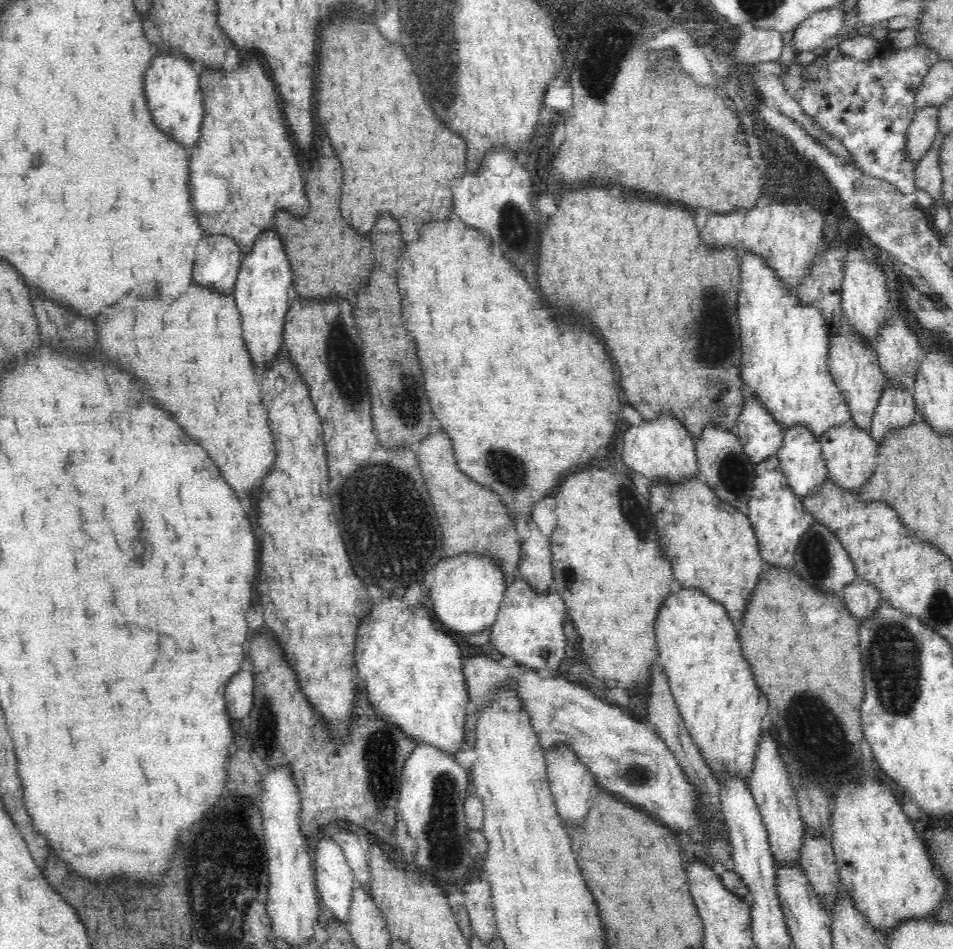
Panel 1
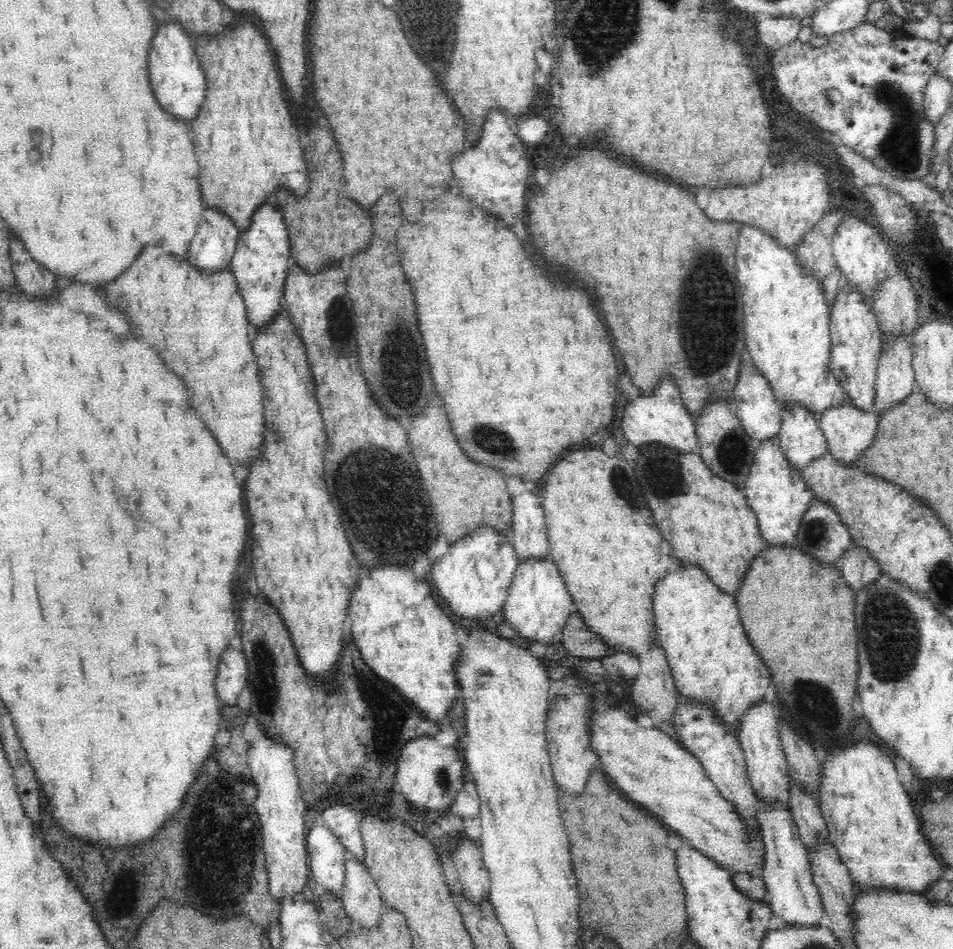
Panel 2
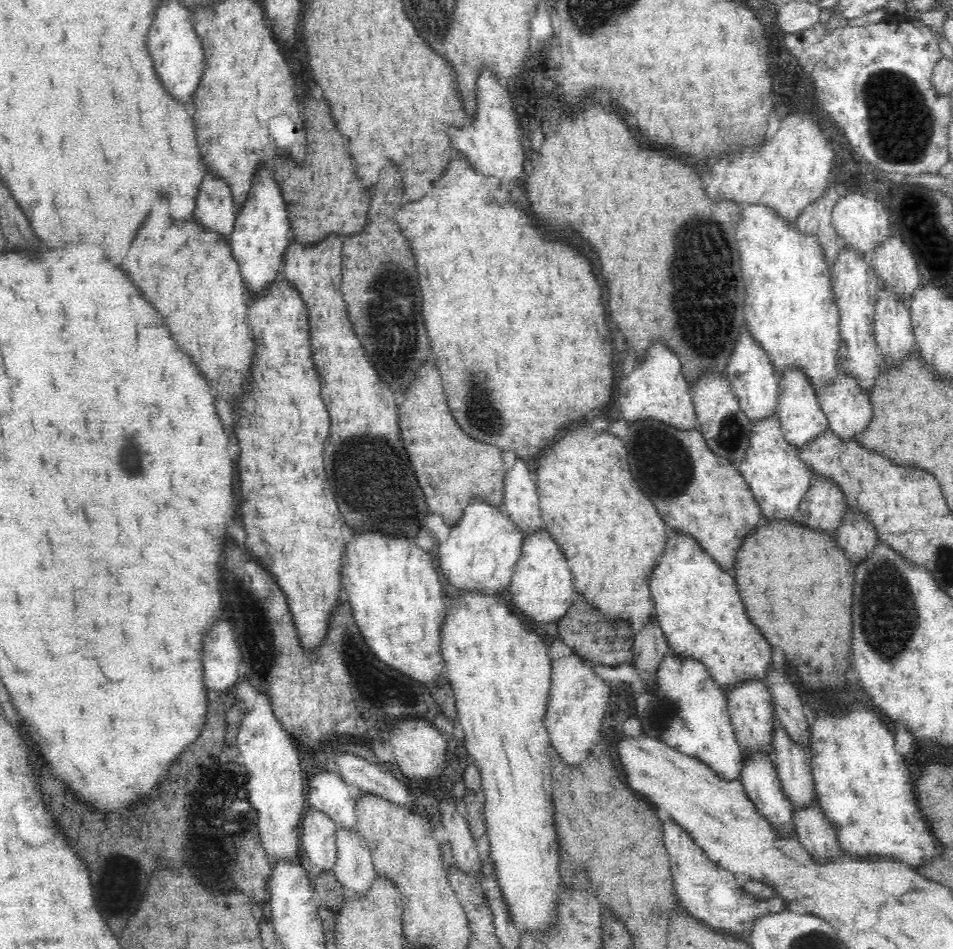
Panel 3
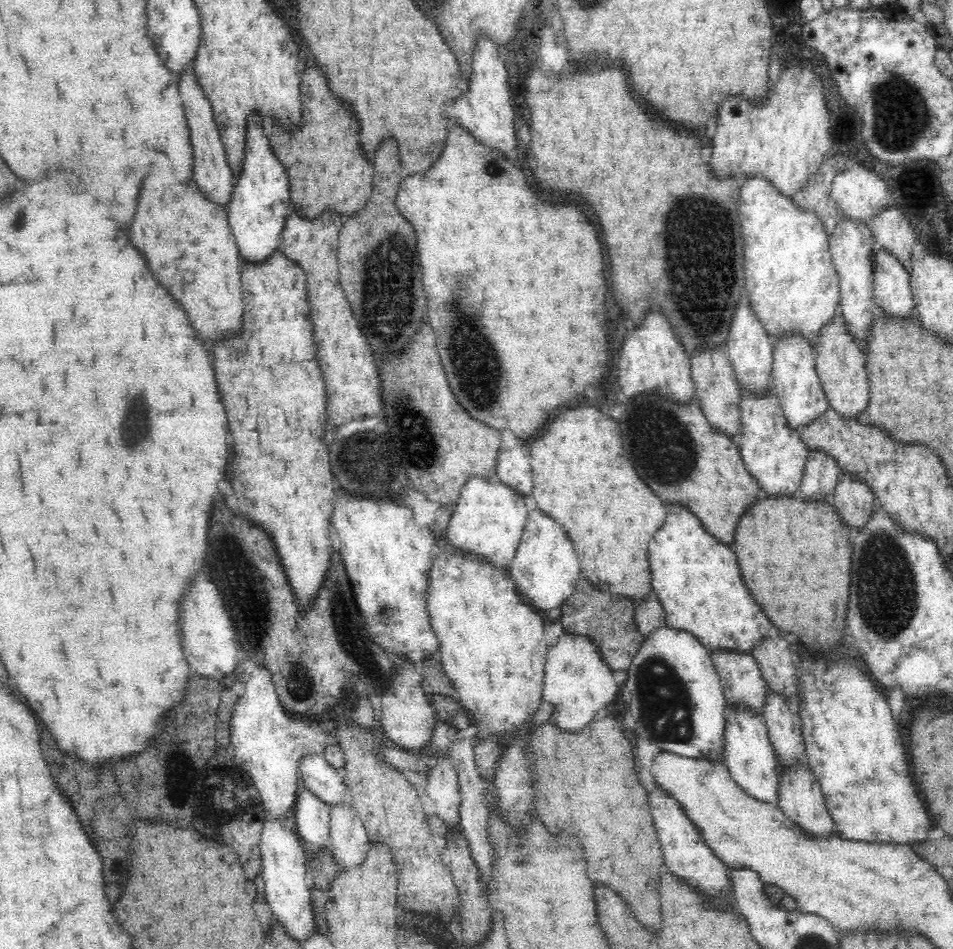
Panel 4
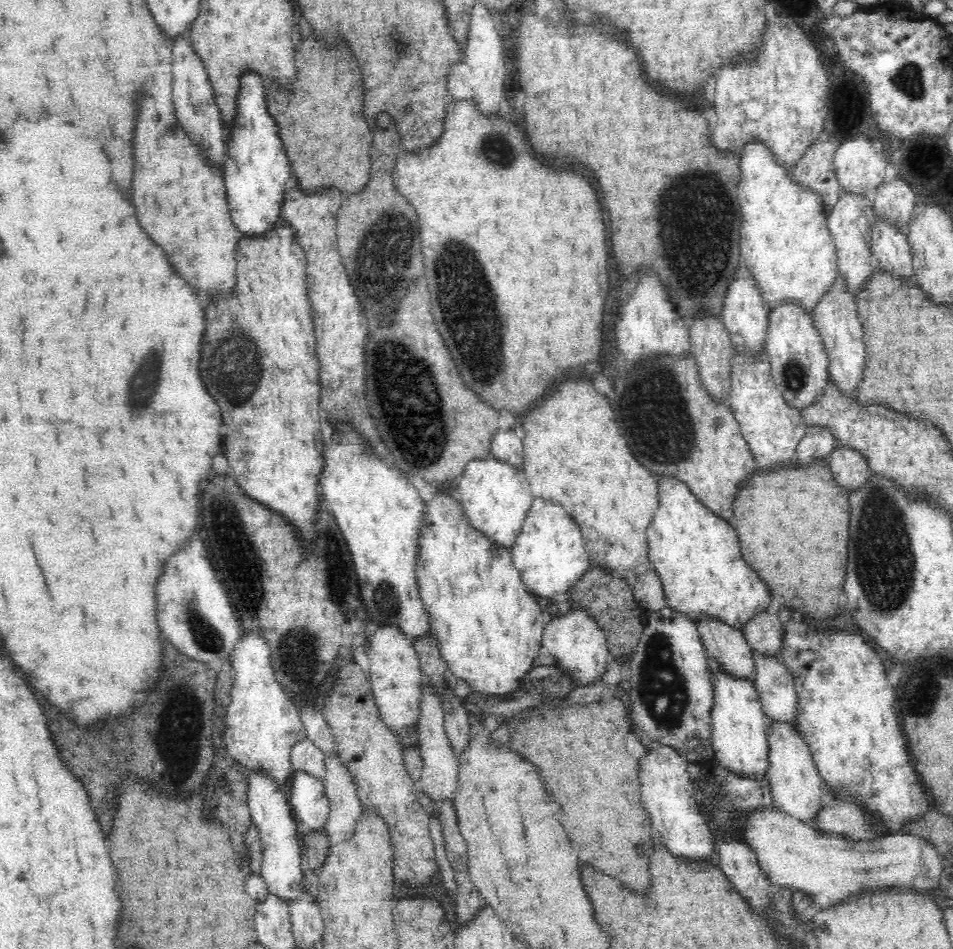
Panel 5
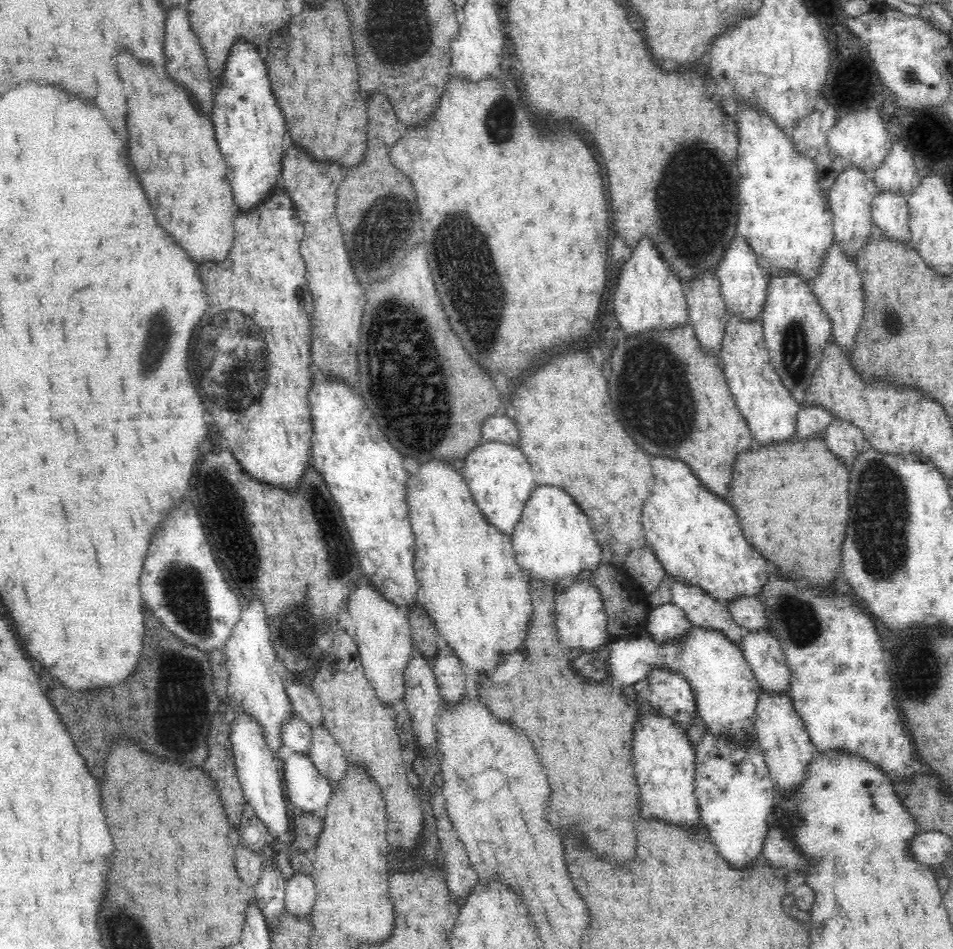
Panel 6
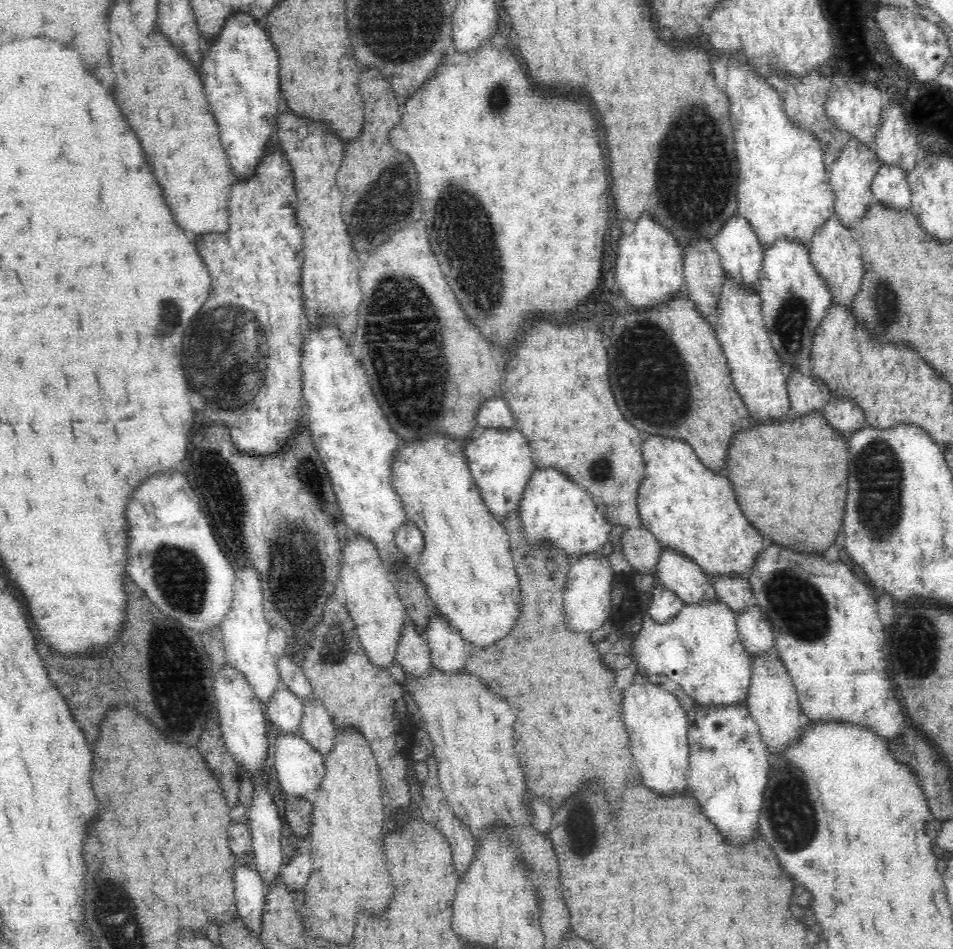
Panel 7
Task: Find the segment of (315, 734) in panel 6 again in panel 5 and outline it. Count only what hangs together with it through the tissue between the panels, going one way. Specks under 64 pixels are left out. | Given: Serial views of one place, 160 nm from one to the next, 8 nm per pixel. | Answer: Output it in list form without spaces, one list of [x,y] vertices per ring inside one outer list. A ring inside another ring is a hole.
[[[336,751],[323,753],[323,761],[324,774],[320,779],[330,803],[330,812],[324,829],[331,840],[339,839],[340,836],[349,835],[353,831],[361,802],[354,779]]]

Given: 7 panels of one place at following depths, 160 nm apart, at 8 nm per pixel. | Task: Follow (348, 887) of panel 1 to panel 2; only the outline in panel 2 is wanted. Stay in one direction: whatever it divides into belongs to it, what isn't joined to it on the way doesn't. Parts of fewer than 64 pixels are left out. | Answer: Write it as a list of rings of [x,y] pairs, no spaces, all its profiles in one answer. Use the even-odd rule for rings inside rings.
[[[315,823],[308,830],[306,849],[309,869],[314,879],[326,890],[340,895],[344,884],[345,846],[328,825]]]

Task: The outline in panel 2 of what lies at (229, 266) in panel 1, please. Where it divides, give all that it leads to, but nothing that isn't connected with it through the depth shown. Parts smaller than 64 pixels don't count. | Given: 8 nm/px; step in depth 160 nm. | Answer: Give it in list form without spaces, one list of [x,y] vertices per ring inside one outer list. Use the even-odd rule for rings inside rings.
[[[206,206],[190,242],[188,256],[204,270],[228,267],[236,250],[239,233],[232,217],[224,214],[220,207]]]

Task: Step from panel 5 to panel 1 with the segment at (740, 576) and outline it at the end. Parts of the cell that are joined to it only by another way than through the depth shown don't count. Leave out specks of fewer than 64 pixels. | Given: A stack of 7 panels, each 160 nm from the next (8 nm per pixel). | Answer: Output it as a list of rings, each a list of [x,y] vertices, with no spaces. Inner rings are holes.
[[[682,588],[666,596],[662,608],[658,608],[656,613],[655,628],[659,663],[668,677],[670,691],[690,736],[698,745],[708,767],[712,769],[714,778],[717,780],[720,773],[728,771],[747,781],[752,770],[759,732],[768,721],[769,704],[766,694],[754,680],[748,660],[742,654],[736,626],[732,624],[726,608],[700,588]]]

